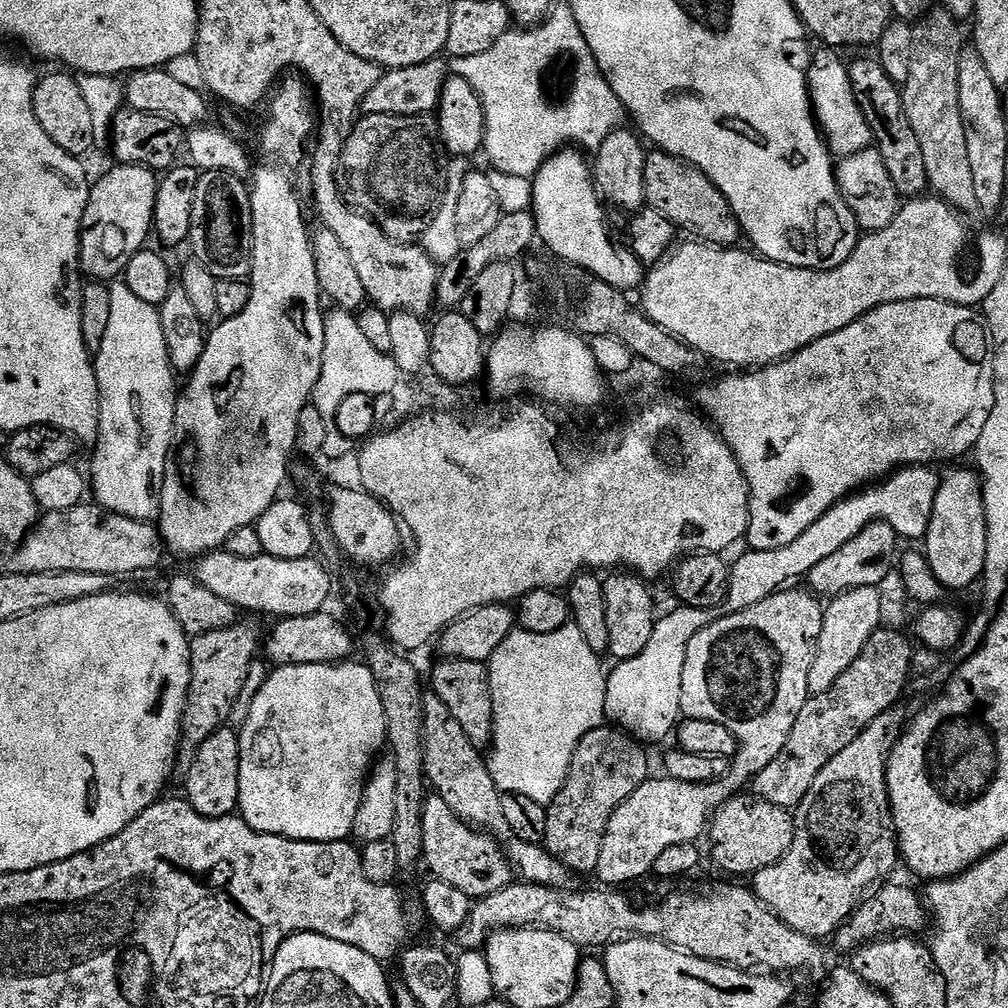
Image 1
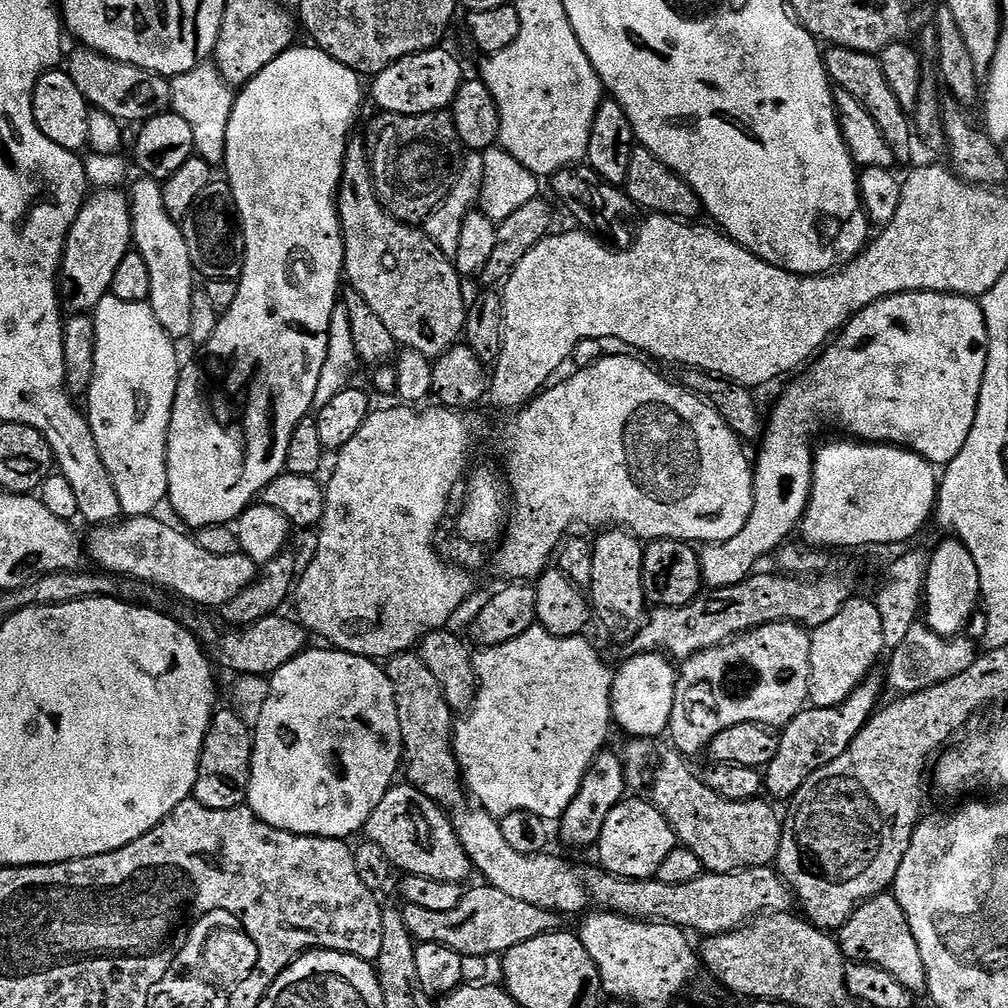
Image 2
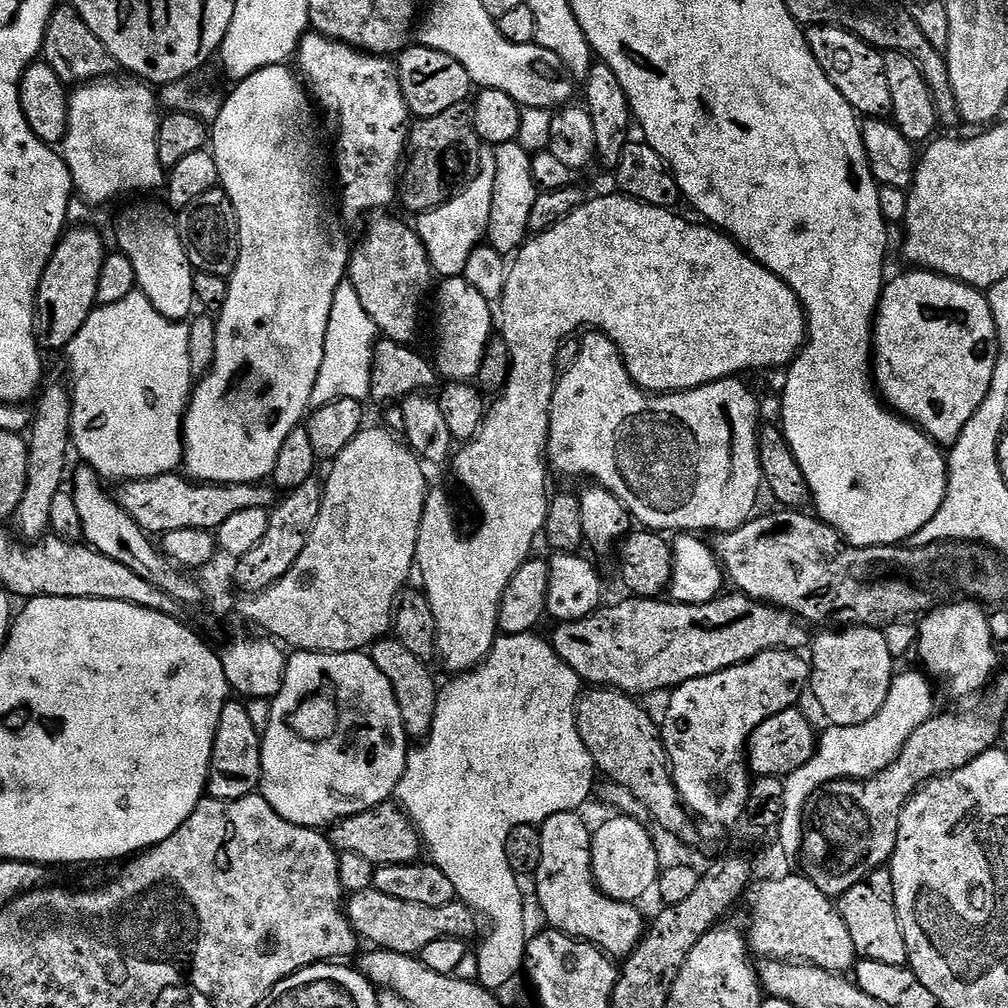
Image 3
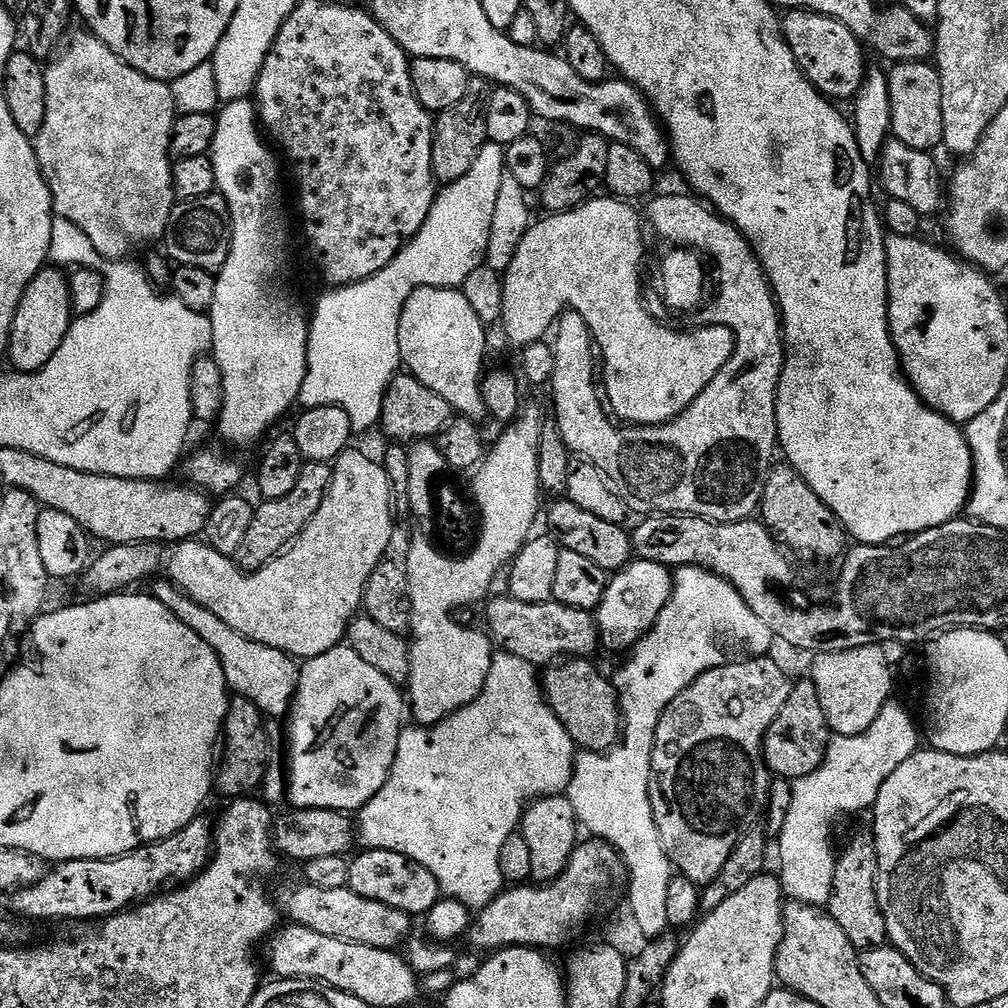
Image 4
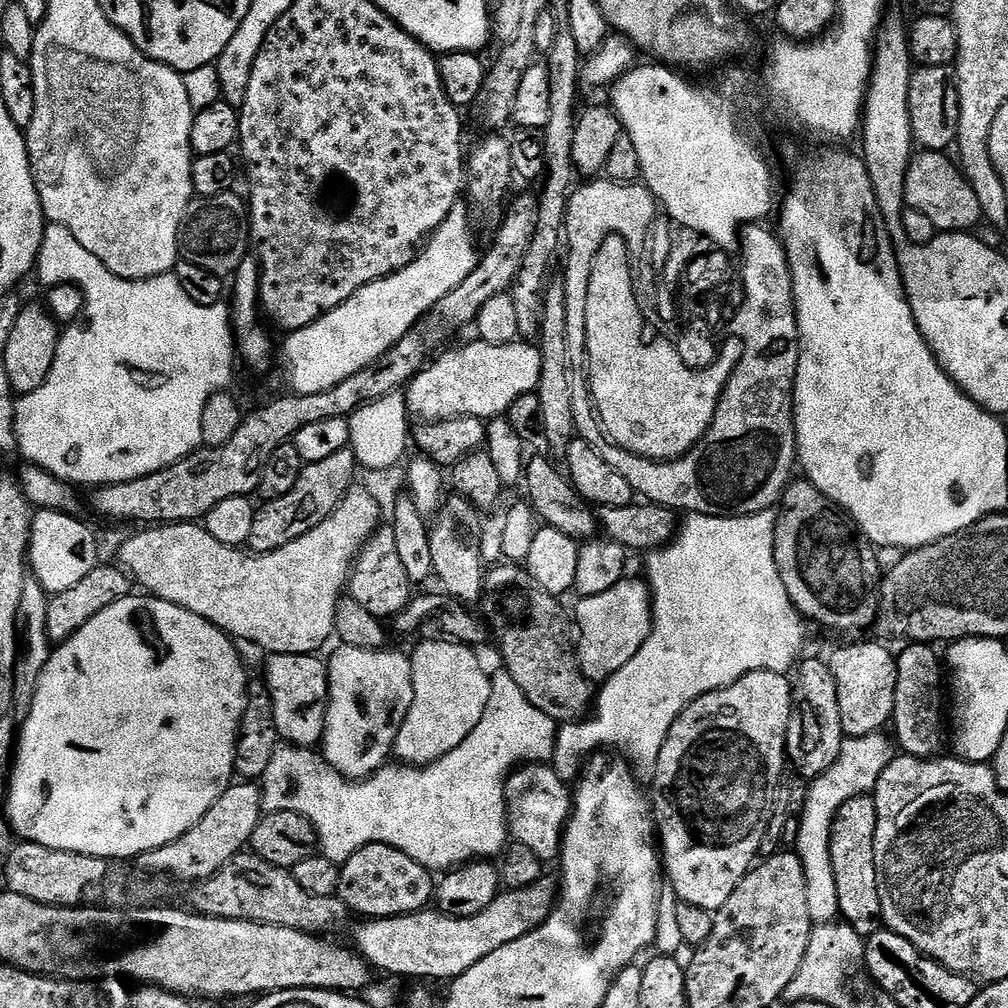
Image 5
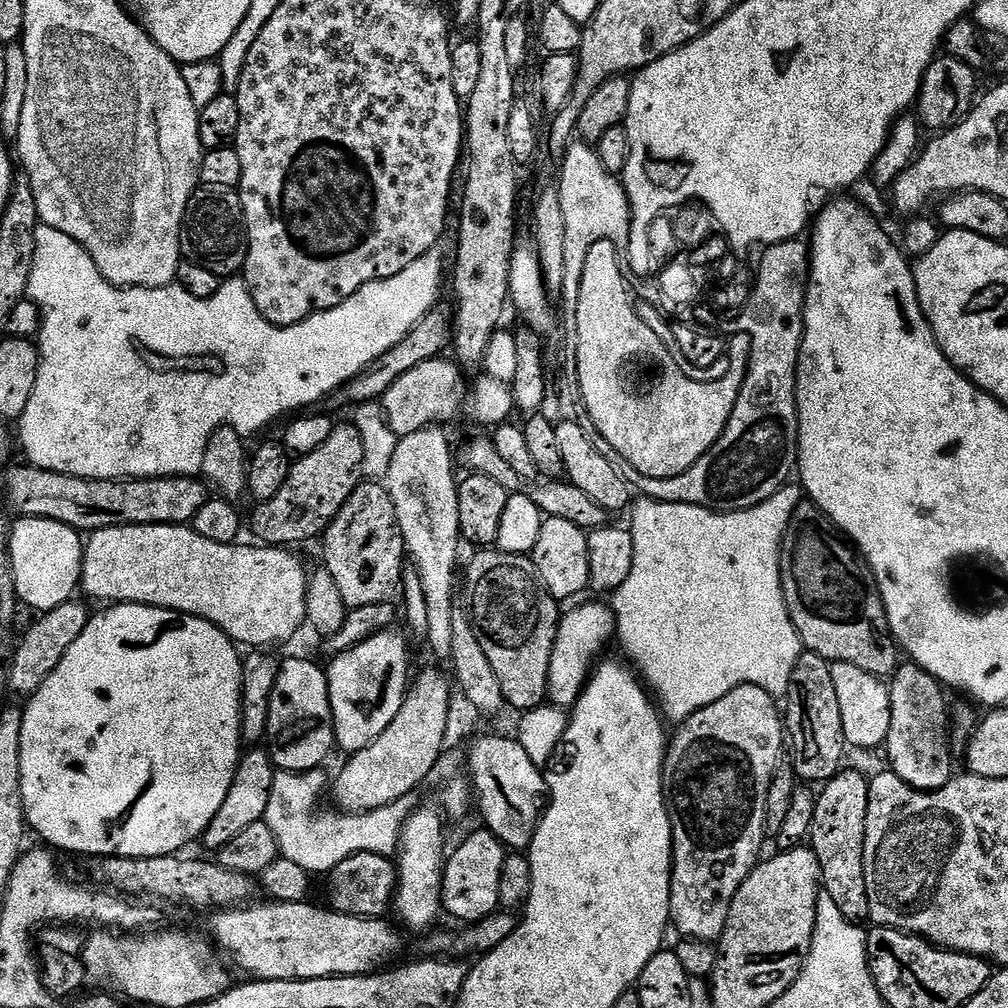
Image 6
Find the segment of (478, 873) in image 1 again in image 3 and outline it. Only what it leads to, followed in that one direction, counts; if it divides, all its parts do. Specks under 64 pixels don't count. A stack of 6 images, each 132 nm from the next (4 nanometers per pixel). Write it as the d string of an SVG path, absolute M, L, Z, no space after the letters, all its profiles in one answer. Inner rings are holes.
M399 803L379 804L365 812L337 820L330 828L330 839L337 852L362 854L370 863L382 864L414 864L421 859L422 841L420 831L412 825L408 813Z

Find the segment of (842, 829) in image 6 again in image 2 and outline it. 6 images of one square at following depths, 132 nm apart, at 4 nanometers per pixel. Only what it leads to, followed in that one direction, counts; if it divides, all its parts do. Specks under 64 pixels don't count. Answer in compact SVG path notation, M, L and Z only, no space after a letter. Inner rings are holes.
M895 895L871 896L860 903L854 914L850 914L847 922L839 928L838 943L845 961L876 964L913 994L927 993L926 966L918 951L918 942L914 942L910 922L906 922L906 914L902 906L898 906Z

